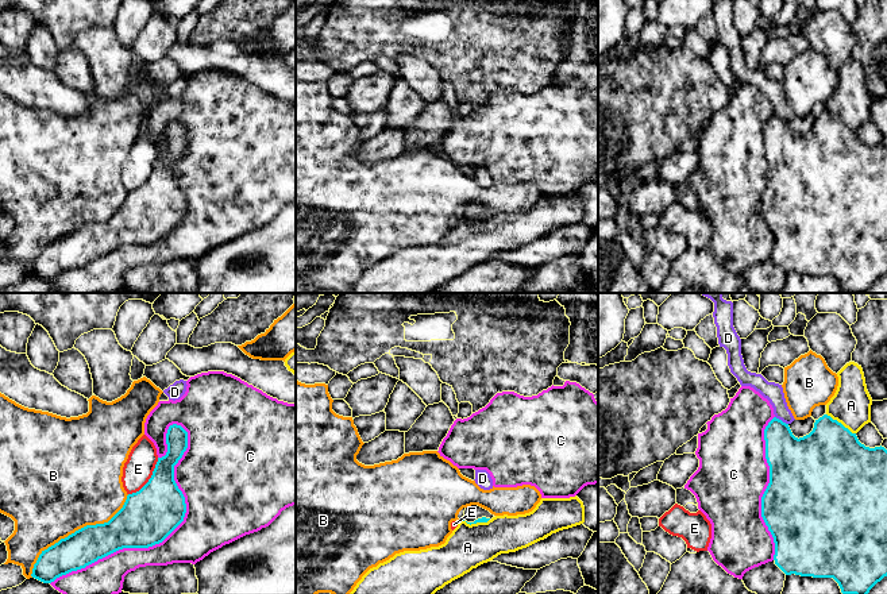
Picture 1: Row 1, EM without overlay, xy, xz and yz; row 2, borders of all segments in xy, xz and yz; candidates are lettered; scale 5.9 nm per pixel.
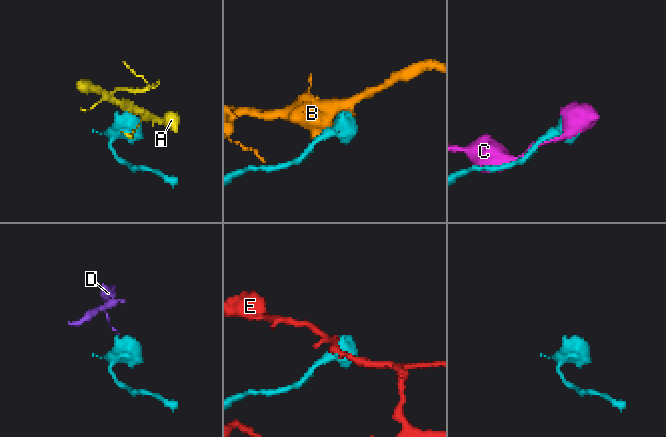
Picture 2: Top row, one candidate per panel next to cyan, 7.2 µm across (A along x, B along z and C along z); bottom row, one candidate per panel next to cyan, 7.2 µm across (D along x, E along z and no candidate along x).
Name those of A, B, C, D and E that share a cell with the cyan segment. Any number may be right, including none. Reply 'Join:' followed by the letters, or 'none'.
Join: none

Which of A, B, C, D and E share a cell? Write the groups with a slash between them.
A / B / C / D / E

